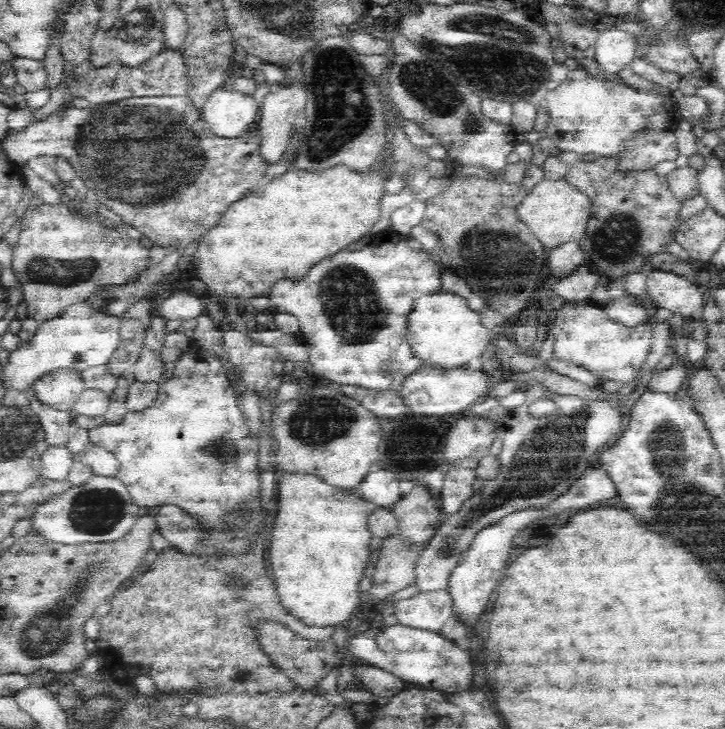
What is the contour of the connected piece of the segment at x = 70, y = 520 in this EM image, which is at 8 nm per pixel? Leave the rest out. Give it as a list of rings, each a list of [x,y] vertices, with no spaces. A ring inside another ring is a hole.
[[[92,443],[81,453],[81,458],[92,469],[94,476],[83,486],[74,486],[38,506],[31,518],[31,528],[52,542],[100,543],[121,540],[140,517],[140,507],[134,504],[126,486],[117,477],[118,461],[111,452]]]

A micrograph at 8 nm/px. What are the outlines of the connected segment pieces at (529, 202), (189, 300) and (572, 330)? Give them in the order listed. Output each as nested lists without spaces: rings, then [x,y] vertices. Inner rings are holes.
[[[544,179],[535,184],[517,209],[519,218],[532,230],[538,241],[550,252],[564,242],[580,243],[587,234],[593,212],[593,200],[576,183],[568,179]]]
[[[175,292],[162,298],[155,306],[153,316],[159,316],[169,320],[181,320],[182,322],[196,318],[200,313],[205,312],[205,306],[202,301],[186,292]]]
[[[594,299],[568,301],[560,310],[553,312],[549,332],[554,336],[552,350],[554,358],[574,362],[588,369],[602,380],[620,383],[636,382],[643,378],[641,370],[651,352],[653,331],[650,325],[634,331],[610,319],[604,305]]]

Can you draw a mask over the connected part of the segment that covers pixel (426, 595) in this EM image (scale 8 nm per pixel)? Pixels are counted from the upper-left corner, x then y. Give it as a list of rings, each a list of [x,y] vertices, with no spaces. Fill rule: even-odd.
[[[447,589],[428,592],[420,591],[411,598],[404,598],[404,600],[393,603],[389,609],[389,613],[391,616],[390,619],[402,626],[437,632],[451,616],[451,596],[448,594]]]

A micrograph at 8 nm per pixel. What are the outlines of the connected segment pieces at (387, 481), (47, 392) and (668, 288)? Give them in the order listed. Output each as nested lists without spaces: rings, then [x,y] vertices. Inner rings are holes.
[[[388,470],[370,472],[366,476],[366,482],[362,482],[362,498],[376,504],[378,508],[388,509],[402,496],[398,478]]]
[[[57,369],[38,378],[31,388],[35,400],[56,410],[71,412],[76,399],[84,392],[81,373],[72,369]]]
[[[652,270],[646,274],[651,307],[666,308],[692,319],[702,312],[707,291],[675,272]]]

